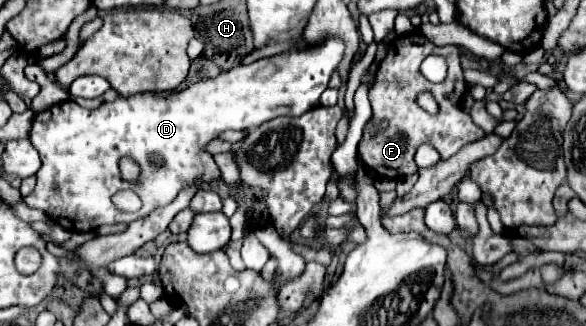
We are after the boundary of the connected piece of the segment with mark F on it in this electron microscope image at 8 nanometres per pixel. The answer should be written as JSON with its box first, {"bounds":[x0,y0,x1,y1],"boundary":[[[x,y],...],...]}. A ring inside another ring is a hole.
{"bounds":[359,34,485,178],"boundary":[[[419,34],[419,44],[413,42],[409,36],[399,36],[389,44],[387,58],[379,64],[377,80],[369,90],[369,100],[373,106],[373,118],[367,124],[363,138],[359,142],[359,158],[361,162],[375,172],[379,178],[403,178],[403,174],[415,174],[417,166],[413,162],[413,154],[421,144],[431,144],[440,153],[442,160],[457,154],[465,144],[475,142],[485,136],[485,132],[473,124],[471,116],[461,110],[461,100],[467,94],[467,84],[463,78],[463,68],[459,64],[459,48],[457,46],[437,46],[425,36]],[[401,46],[409,46],[401,48]],[[429,54],[443,54],[447,56],[449,72],[441,84],[433,84],[419,72],[421,60]],[[395,80],[401,80],[403,86],[395,88]],[[423,90],[431,90],[435,100],[439,102],[439,114],[429,116],[415,104],[415,96]],[[387,122],[387,128],[375,130],[373,124]]]}

